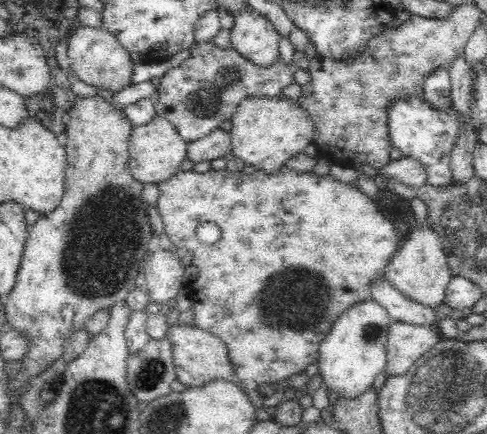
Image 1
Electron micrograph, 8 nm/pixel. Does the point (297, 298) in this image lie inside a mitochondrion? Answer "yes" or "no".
yes

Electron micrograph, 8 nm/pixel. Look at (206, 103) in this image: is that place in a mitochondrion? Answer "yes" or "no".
yes

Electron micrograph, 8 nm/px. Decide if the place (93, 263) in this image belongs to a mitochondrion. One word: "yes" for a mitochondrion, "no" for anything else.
yes

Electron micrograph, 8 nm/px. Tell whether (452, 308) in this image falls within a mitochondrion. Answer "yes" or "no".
no

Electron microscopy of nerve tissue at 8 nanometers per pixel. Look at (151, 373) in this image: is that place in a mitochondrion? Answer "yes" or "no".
yes

